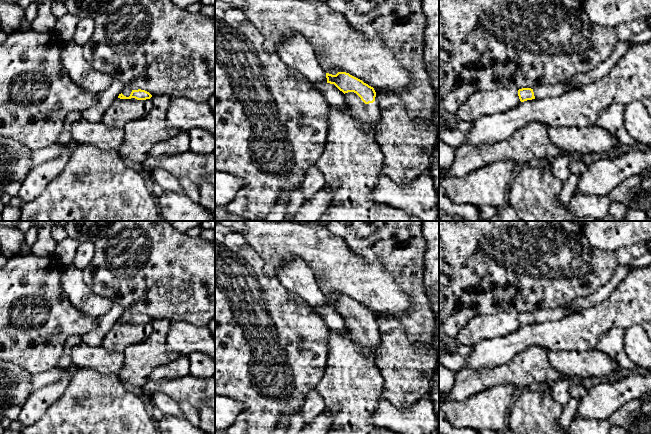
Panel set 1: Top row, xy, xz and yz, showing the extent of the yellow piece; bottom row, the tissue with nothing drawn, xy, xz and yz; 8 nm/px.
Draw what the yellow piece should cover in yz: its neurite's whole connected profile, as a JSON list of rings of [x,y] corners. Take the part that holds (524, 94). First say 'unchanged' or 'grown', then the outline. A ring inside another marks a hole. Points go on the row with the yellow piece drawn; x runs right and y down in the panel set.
grown | [[[557,83],[553,85],[541,85],[533,89],[522,88],[518,90],[518,96],[521,102],[532,99],[544,99],[547,97],[559,96],[565,92],[577,89],[572,84]]]

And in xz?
grown | [[[346,72],[326,73],[327,83],[334,84],[345,94],[345,101],[353,117],[362,125],[369,124],[373,135],[377,133],[380,108],[373,87]]]

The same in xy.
grown | [[[124,86],[122,93],[119,94],[120,99],[133,99],[133,100],[146,100],[150,99],[152,95],[145,90],[132,90],[131,88]]]

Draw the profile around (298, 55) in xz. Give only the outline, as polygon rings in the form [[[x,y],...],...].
[[[292,34],[277,53],[291,70],[301,74],[313,87],[327,82],[326,72],[320,65],[312,45],[300,34]]]

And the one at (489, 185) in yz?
[[[495,162],[464,176],[439,178],[449,198],[457,204],[502,208],[514,177],[514,162]]]

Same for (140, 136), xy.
[[[153,95],[152,109],[145,118],[126,124],[124,139],[118,152],[127,161],[142,164],[150,155],[153,146],[176,136],[180,129],[167,124],[166,116],[170,95]]]

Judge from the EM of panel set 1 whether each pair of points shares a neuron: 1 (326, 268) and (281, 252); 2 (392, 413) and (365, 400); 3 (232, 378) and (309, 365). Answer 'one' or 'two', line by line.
1: one
2: two
3: one

